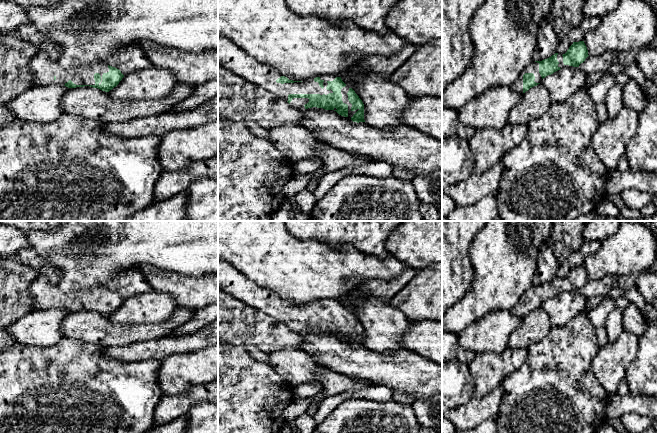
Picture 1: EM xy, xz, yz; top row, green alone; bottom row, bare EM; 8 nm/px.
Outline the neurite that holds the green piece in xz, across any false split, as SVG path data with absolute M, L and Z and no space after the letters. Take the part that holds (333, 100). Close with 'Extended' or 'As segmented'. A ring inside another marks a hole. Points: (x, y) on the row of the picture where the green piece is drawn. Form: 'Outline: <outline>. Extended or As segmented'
Outline: M218 34L218 64L234 72L247 82L262 87L265 90L287 101L292 107L304 115L308 108L317 107L334 110L339 115L349 117L353 122L365 122L364 104L352 88L349 88L336 76L321 76L311 80L293 81L282 76L275 68L258 62L243 49L237 47L230 39Z. Extended

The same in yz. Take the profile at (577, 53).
Outline: M584 41L573 42L563 55L555 53L542 61L531 62L511 88L517 93L525 93L530 88L540 84L546 76L560 70L564 65L579 67L588 56Z. Extended

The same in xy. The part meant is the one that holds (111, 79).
Outline: M39 52L33 57L30 70L34 76L34 85L59 84L68 88L90 86L105 92L116 87L124 77L119 69L105 62L67 70L44 52Z. Extended

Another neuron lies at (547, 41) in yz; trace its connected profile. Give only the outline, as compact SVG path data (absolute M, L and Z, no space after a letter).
M545 17L537 33L537 47L534 54L534 61L542 61L554 55L558 42L551 19Z

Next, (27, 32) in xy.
M28 23L23 24L15 31L18 37L23 41L36 46L41 52L46 53L53 61L57 61L60 56L58 47L50 43L50 41L43 36L34 25Z

